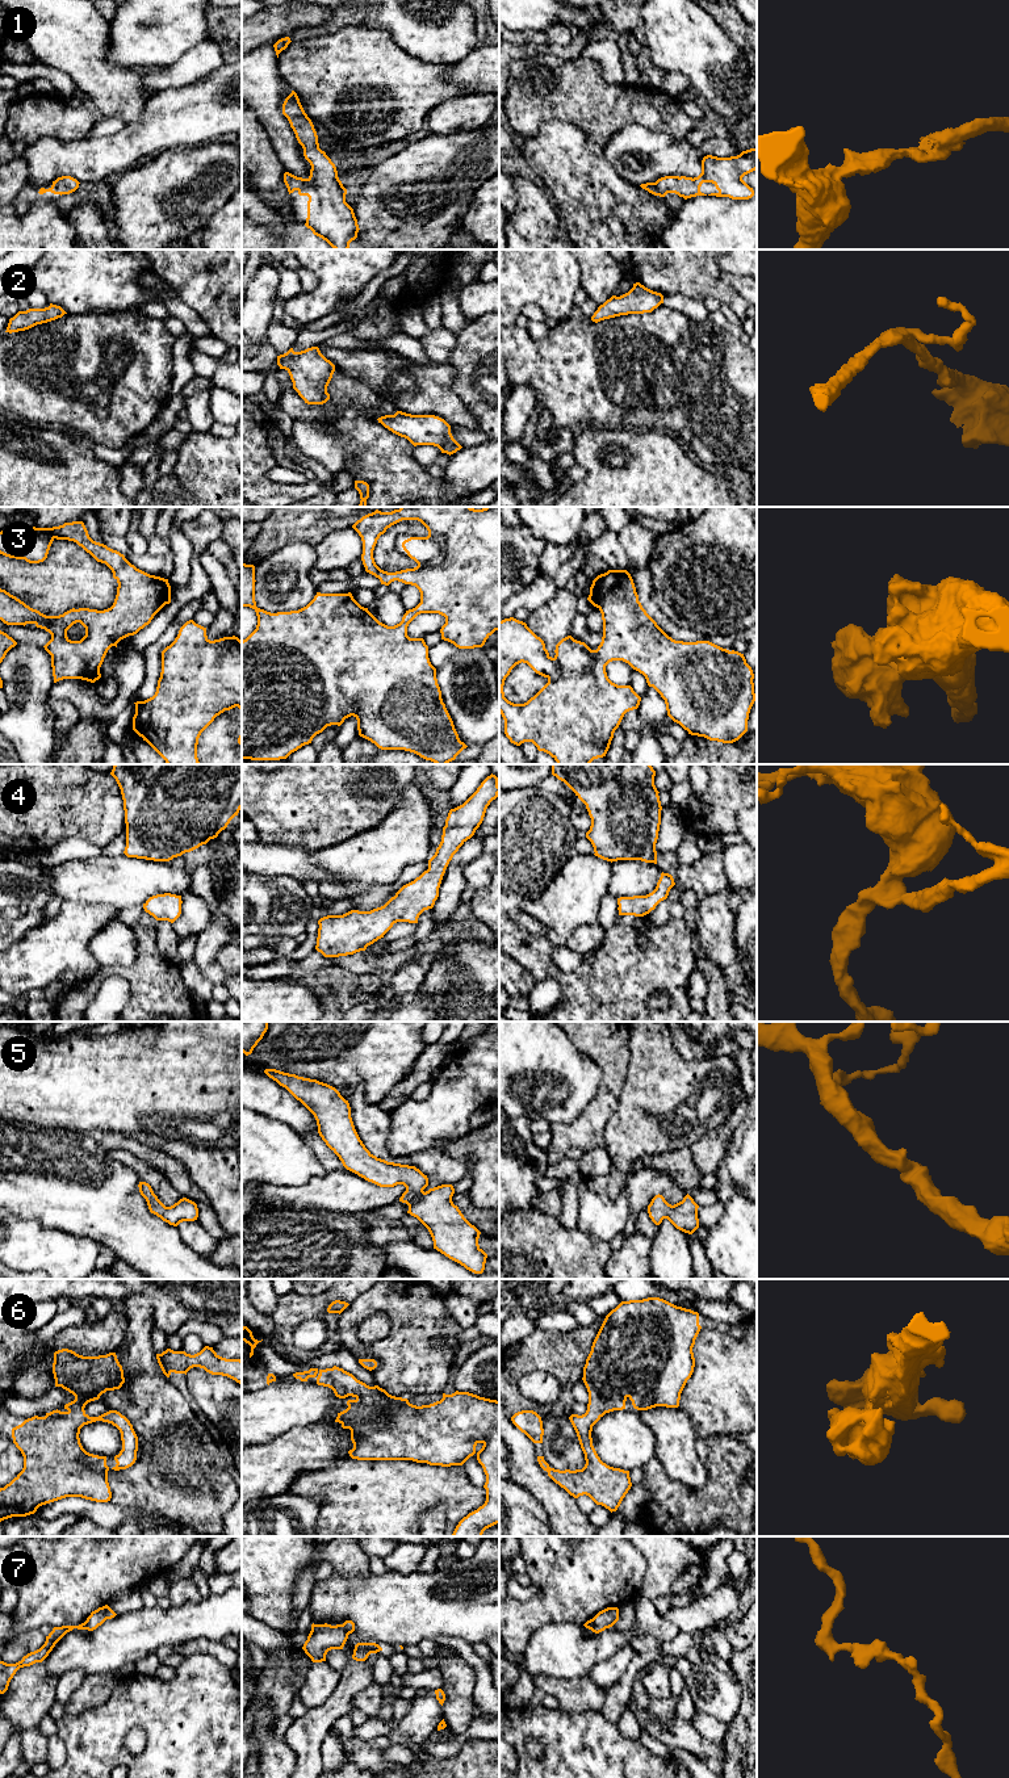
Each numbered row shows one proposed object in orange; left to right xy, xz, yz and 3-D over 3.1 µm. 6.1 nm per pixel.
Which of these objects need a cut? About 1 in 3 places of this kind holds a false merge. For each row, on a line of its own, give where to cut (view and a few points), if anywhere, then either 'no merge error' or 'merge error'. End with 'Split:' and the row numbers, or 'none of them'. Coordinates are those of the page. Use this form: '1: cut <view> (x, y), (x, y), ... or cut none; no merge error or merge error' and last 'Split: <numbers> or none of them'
1: cut none; no merge error
2: cut none; no merge error
3: cut none; no merge error
4: cut none; no merge error
5: cut none; no merge error
6: cut none; no merge error
7: cut xz (342, 1625), (348, 1634); merge error
Split: 7

